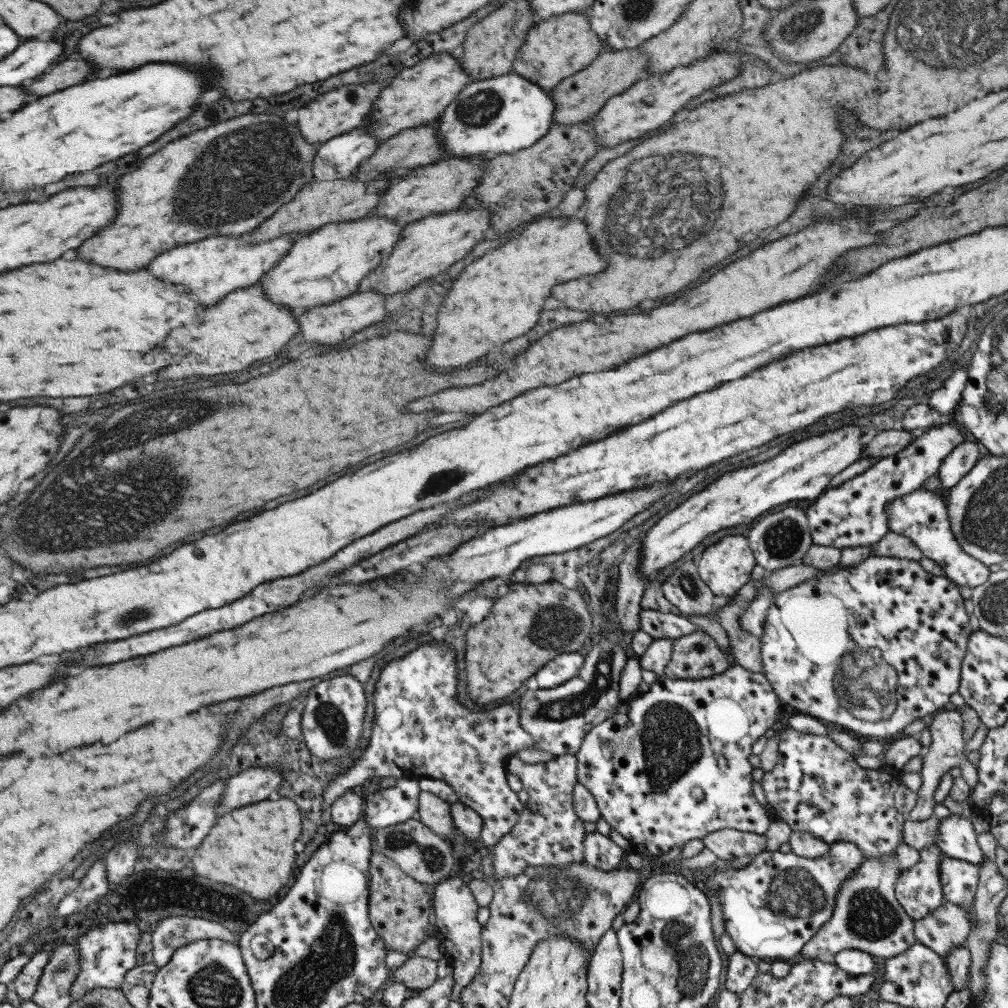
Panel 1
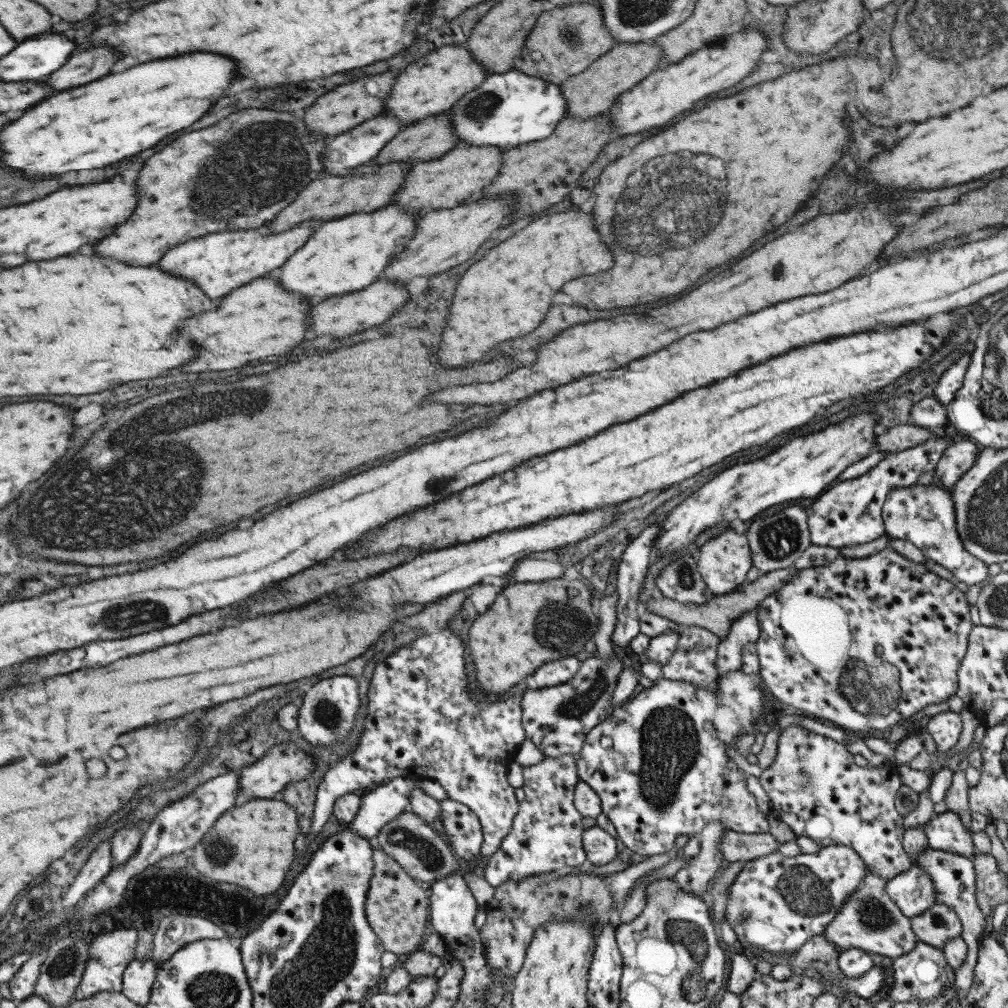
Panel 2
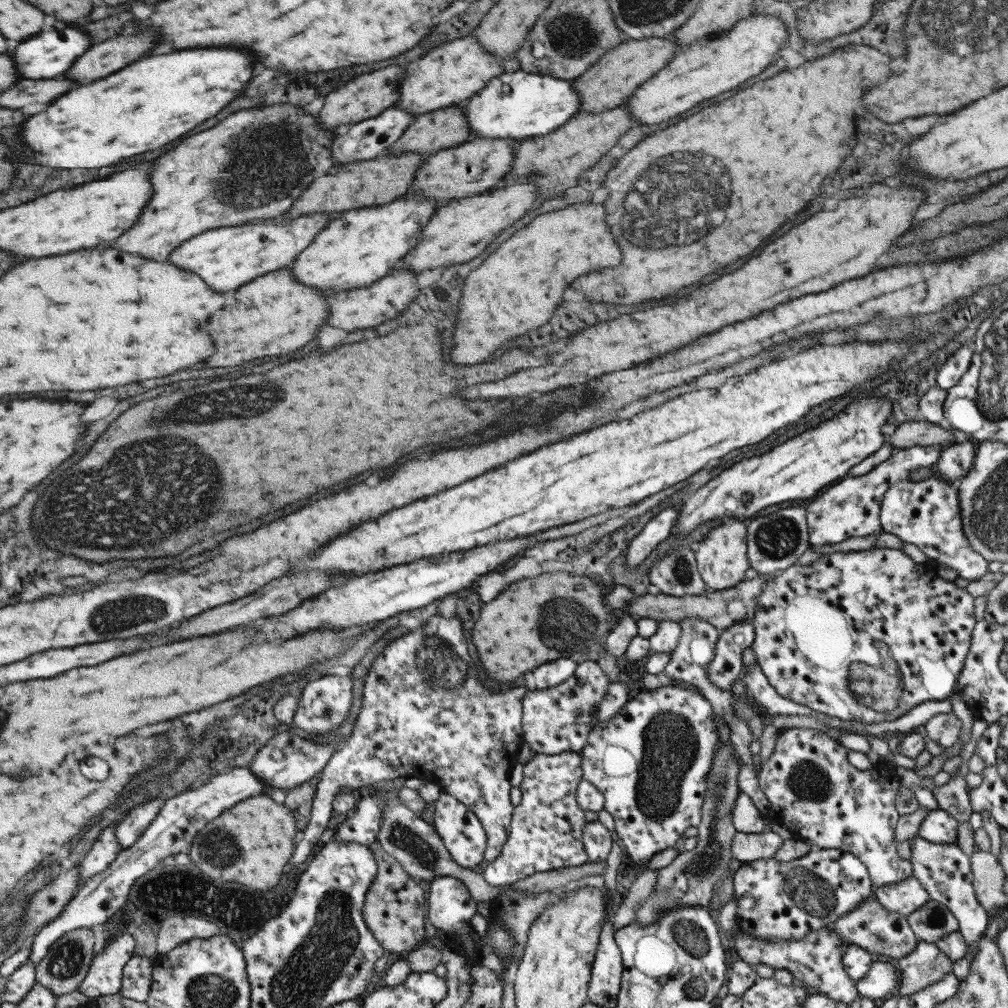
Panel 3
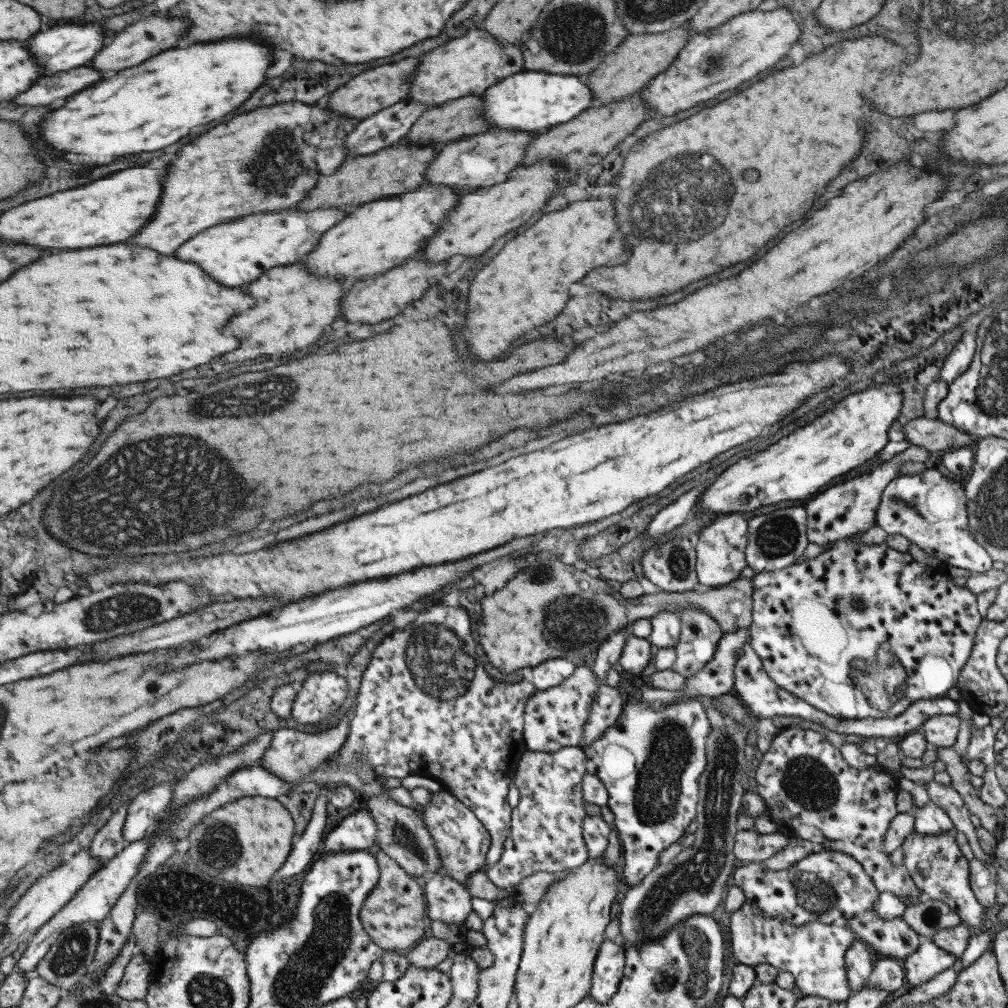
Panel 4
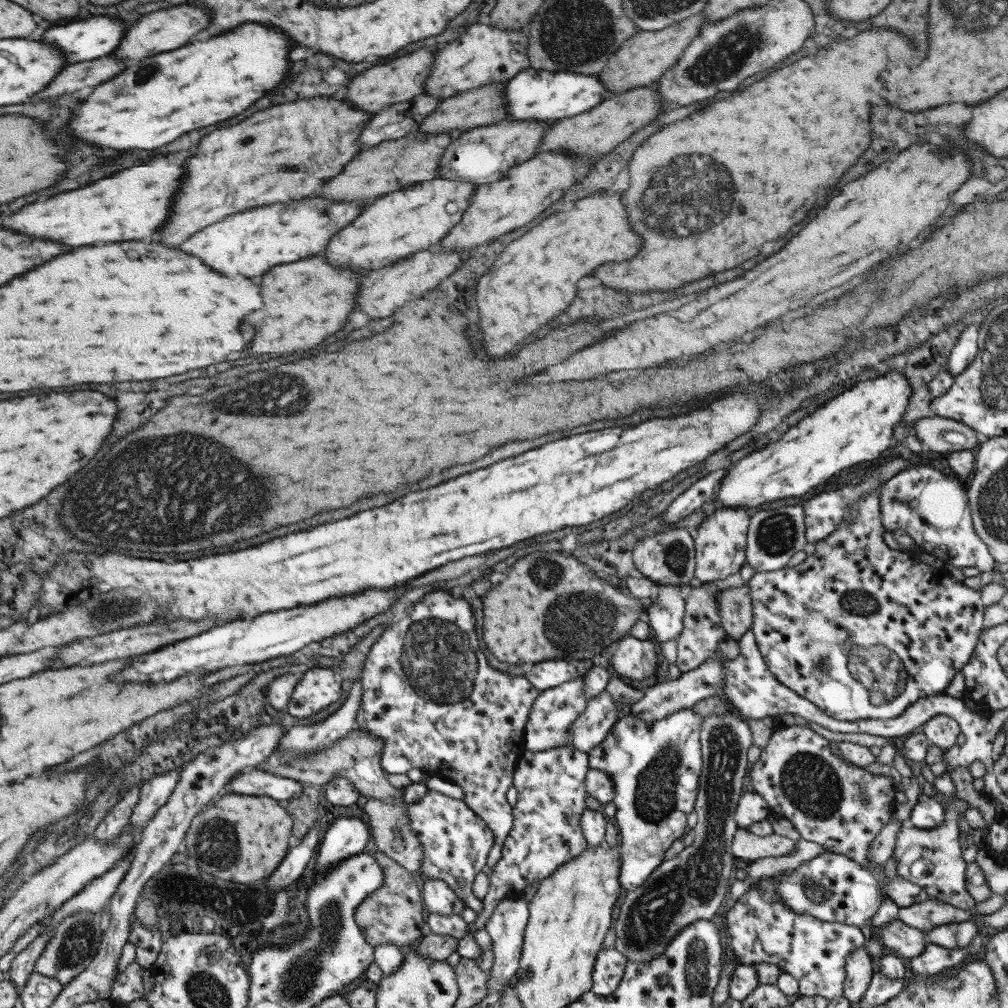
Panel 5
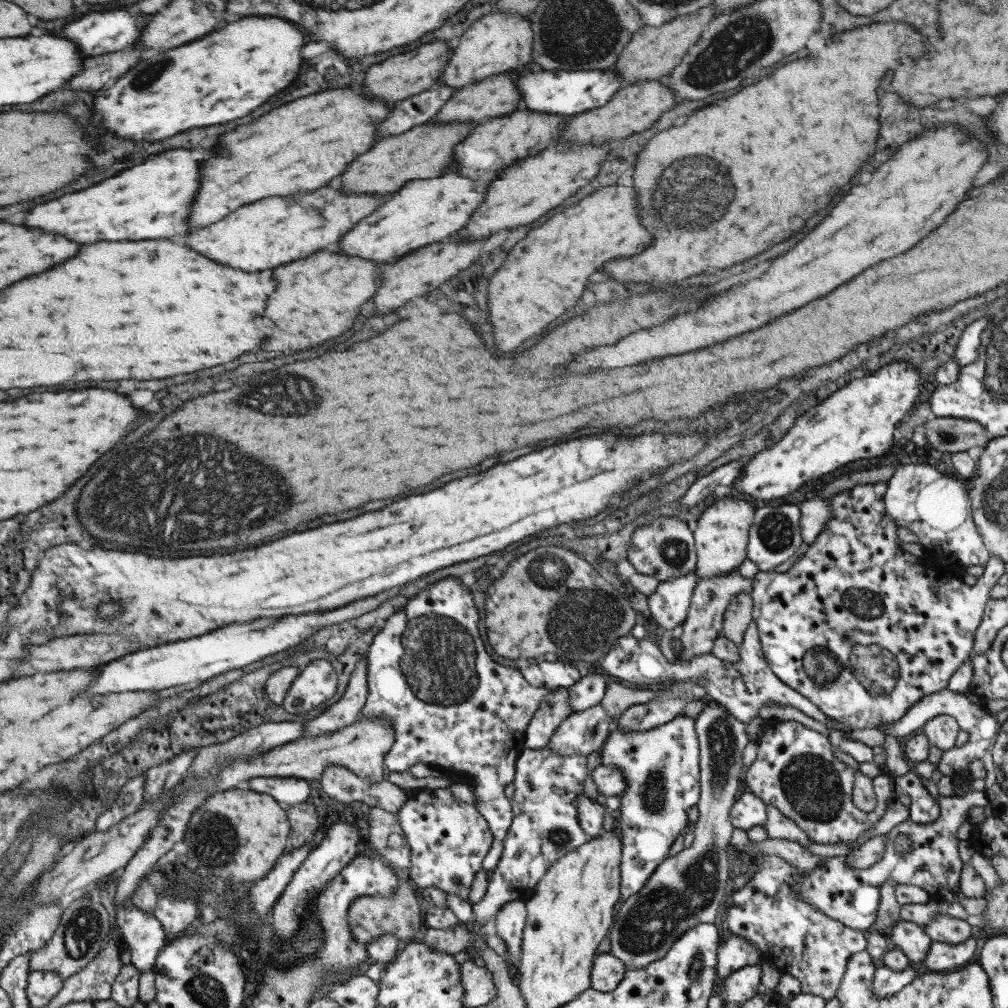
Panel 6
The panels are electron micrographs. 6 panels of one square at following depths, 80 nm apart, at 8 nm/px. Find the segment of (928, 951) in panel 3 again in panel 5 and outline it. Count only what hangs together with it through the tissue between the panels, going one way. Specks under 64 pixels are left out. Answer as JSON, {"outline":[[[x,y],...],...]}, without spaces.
{"outline":[[[935,943],[925,945],[923,952],[909,961],[915,976],[933,977],[949,968],[958,967],[968,954],[967,947],[948,949]]]}

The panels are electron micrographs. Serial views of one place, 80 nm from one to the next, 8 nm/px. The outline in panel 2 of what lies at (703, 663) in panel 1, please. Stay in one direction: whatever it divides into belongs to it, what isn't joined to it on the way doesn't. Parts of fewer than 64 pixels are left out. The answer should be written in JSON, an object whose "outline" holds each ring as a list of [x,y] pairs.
{"outline":[[[695,625],[681,627],[675,650],[661,668],[663,679],[675,679],[705,690],[716,690],[718,641],[719,638],[706,628]]]}

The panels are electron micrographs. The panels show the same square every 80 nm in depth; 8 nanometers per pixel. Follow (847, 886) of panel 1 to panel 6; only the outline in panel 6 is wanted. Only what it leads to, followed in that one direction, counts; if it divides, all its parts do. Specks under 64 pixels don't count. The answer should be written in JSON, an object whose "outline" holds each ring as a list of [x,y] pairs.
{"outline":[[[900,920],[886,930],[888,944],[895,946],[911,962],[922,962],[930,947],[930,938],[918,924]]]}

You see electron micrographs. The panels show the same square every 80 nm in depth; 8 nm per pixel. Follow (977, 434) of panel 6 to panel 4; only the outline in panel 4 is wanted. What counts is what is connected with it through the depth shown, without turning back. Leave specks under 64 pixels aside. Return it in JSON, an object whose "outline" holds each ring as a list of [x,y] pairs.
{"outline":[[[927,416],[910,420],[901,429],[904,438],[915,446],[922,447],[929,453],[937,450],[953,451],[959,447],[972,447],[975,439],[966,432],[958,431],[954,426],[941,419]]]}

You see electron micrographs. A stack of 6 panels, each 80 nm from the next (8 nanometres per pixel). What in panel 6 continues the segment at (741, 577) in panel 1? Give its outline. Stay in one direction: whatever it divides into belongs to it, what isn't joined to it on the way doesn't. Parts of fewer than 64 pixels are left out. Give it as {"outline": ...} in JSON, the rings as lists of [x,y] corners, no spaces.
{"outline":[[[731,495],[715,499],[699,514],[696,528],[692,532],[696,562],[694,572],[698,578],[713,578],[737,569],[746,559],[748,531],[756,511],[752,500]]]}

